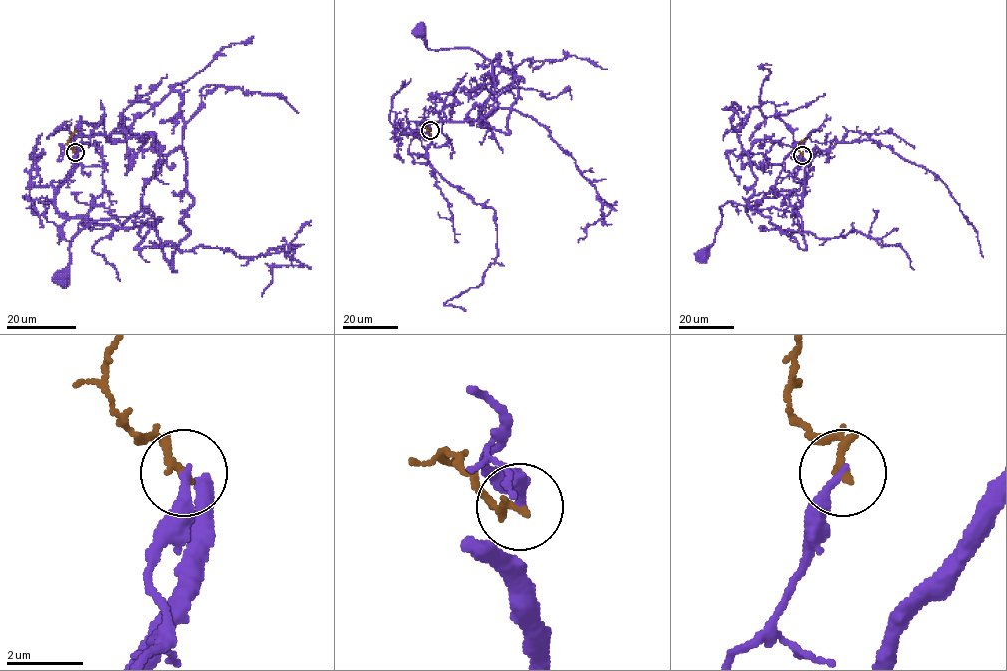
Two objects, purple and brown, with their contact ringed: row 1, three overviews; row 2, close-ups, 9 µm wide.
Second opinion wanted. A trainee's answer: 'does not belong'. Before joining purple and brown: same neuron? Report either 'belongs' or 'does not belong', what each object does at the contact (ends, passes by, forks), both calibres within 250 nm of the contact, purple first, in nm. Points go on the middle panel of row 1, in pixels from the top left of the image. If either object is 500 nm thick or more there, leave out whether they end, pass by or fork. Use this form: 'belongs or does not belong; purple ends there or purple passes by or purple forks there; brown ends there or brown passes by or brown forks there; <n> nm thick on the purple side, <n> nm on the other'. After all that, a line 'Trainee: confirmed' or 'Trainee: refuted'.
does not belong; purple ends there; brown ends there; 240 nm thick on the purple side, 240 nm on the other
Trainee: confirmed

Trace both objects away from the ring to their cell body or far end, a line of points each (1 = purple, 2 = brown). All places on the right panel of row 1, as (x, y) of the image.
1: (802, 155), (792, 176), (804, 183), (803, 199), (791, 215), (727, 202), (720, 206), (714, 241), (701, 252)
2: (802, 155), (799, 146), (806, 138)

